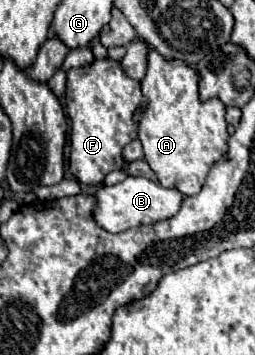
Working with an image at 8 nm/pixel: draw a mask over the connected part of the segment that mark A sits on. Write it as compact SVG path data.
M149 47L147 51L147 73L141 79L141 91L147 99L147 105L143 109L137 109L133 119L137 123L139 141L143 143L145 161L159 177L159 183L163 187L173 187L181 191L183 197L197 195L201 191L201 185L205 183L205 177L215 161L227 151L227 121L225 121L225 105L221 99L209 99L199 101L199 75L197 69L183 59L165 59L155 49Z

